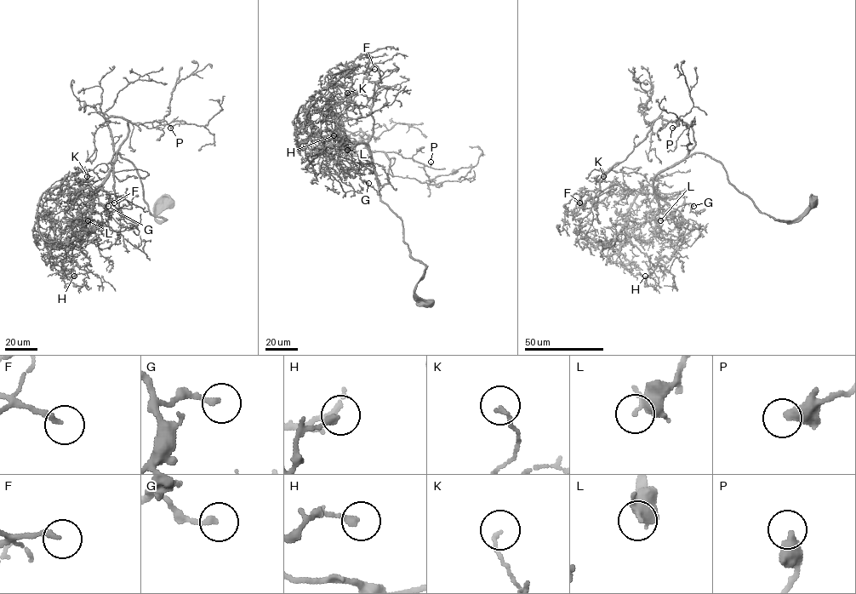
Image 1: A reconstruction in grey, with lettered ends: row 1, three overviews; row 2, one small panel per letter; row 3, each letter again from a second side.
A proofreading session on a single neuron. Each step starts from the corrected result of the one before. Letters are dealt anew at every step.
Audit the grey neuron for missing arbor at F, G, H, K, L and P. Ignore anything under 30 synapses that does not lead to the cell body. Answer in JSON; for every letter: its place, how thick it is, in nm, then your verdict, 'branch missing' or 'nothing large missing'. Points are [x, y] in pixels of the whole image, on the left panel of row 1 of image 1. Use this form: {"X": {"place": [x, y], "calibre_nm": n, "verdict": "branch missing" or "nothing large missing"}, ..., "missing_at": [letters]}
{"F": {"place": [114, 202], "calibre_nm": 180, "verdict": "nothing large missing"}, "G": {"place": [108, 206], "calibre_nm": 220, "verdict": "nothing large missing"}, "H": {"place": [74, 276], "calibre_nm": 260, "verdict": "nothing large missing"}, "K": {"place": [87, 176], "calibre_nm": 140, "verdict": "nothing large missing"}, "L": {"place": [88, 220], "calibre_nm": 400, "verdict": "nothing large missing"}, "P": {"place": [170, 128], "calibre_nm": 460, "verdict": "nothing large missing"}, "missing_at": []}

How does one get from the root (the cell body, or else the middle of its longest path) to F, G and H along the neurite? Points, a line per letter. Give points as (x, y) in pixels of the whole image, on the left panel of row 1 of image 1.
F: (167, 204), (155, 219), (165, 220), (118, 152), (94, 193), (77, 192), (88, 185), (114, 202)
G: (167, 204), (155, 219), (165, 220), (150, 212), (137, 170), (118, 152), (107, 178), (90, 195), (108, 206)
H: (167, 204), (155, 219), (165, 220), (150, 212), (137, 170), (118, 152), (94, 201), (45, 244), (74, 276)

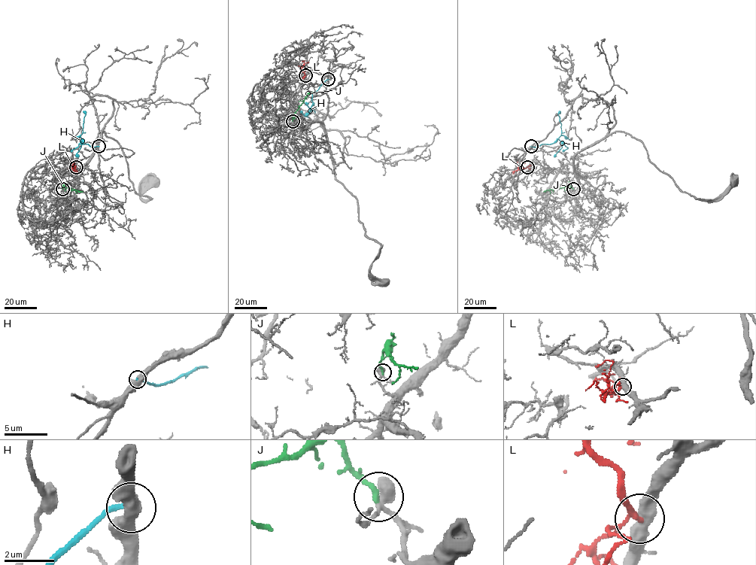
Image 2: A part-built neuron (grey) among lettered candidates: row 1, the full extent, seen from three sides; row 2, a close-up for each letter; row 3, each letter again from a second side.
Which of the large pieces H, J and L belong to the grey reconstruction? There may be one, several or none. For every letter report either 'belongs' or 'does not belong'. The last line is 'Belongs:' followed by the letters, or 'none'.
H: does not belong
J: belongs
L: does not belong
Belongs: J

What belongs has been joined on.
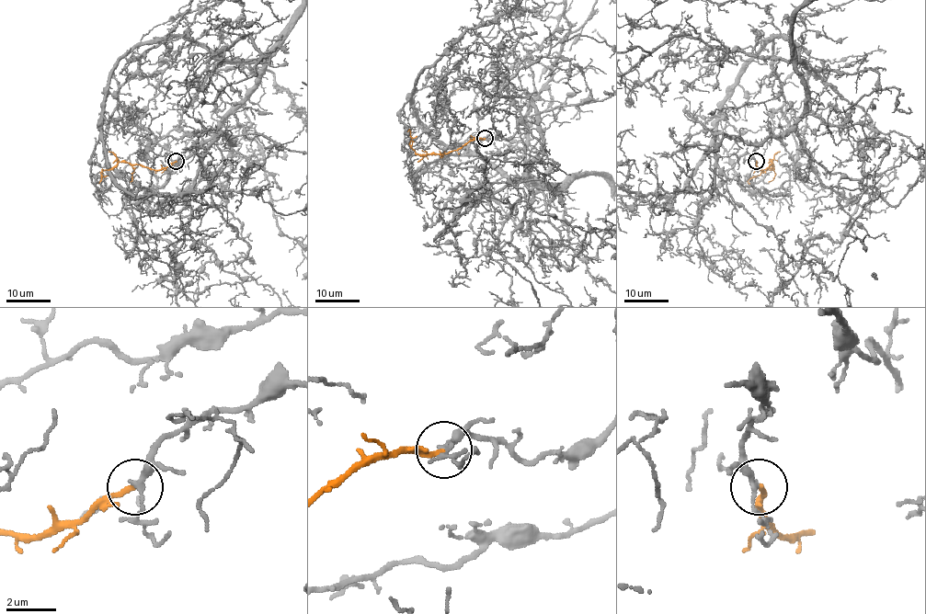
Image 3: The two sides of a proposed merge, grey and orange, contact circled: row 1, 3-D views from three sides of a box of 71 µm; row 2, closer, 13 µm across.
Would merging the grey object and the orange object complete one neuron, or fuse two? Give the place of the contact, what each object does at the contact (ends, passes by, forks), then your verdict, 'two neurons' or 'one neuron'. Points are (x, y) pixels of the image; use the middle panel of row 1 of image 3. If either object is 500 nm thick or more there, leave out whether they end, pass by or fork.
(485, 138) | grey passes by | orange ends | two neurons

